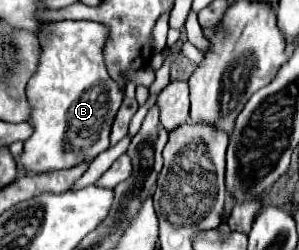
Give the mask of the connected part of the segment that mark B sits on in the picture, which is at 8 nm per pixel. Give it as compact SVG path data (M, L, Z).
M56 21L56 35L42 45L40 67L36 75L28 81L28 101L32 103L32 125L34 133L24 143L20 163L26 171L44 173L64 167L74 167L76 163L94 159L108 149L110 127L116 111L120 109L124 93L110 79L104 63L104 47L108 43L110 29L94 21Z

